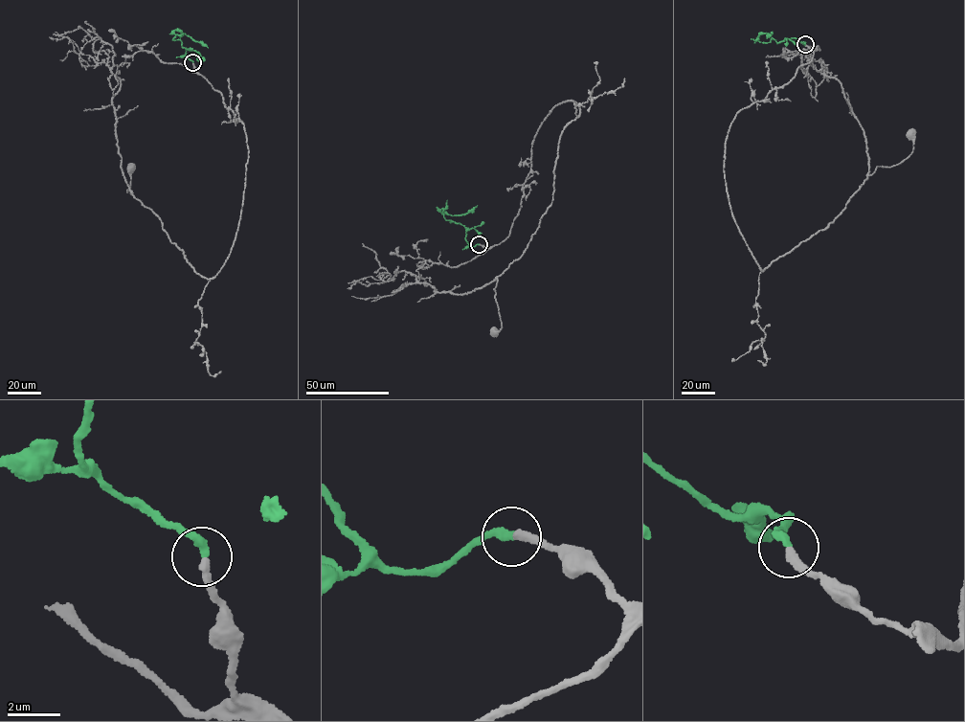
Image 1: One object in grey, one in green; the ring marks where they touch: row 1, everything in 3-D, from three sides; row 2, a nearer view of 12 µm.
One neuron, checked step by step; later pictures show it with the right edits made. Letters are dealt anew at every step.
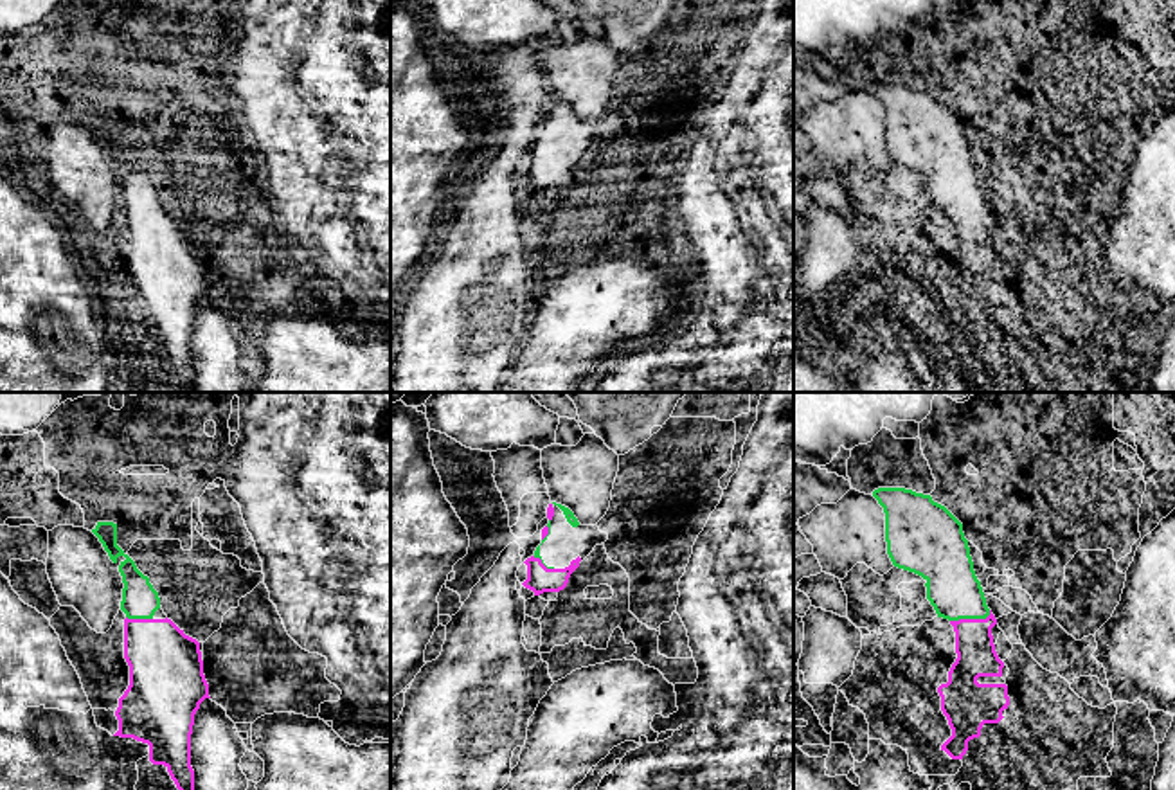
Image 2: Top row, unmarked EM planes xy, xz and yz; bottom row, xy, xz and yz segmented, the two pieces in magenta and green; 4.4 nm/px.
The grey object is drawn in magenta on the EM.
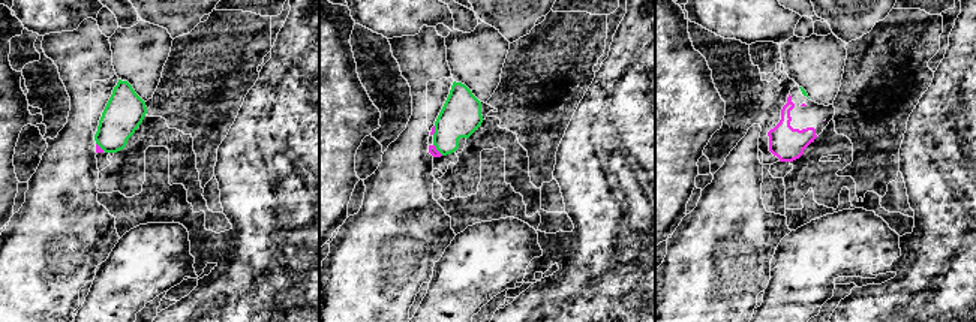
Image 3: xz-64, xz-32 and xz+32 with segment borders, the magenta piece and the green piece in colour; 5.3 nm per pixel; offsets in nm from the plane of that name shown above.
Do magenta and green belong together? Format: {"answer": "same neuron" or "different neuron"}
{"answer": "same neuron"}

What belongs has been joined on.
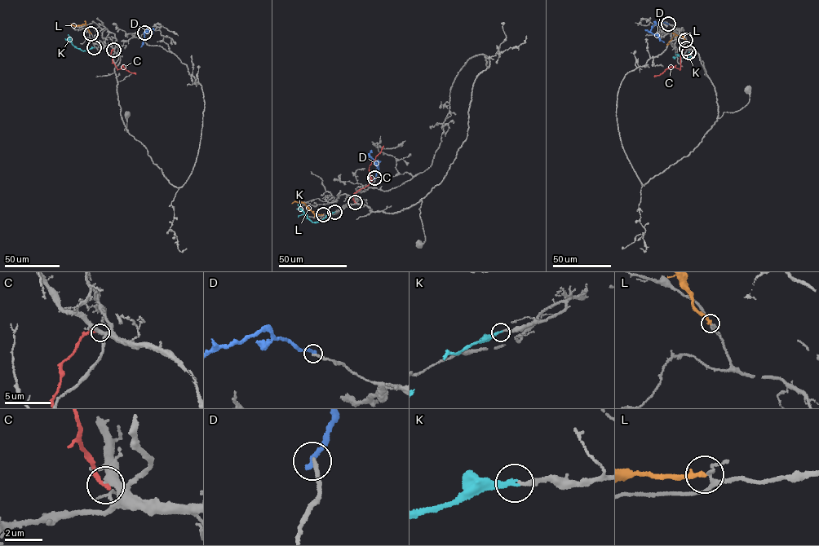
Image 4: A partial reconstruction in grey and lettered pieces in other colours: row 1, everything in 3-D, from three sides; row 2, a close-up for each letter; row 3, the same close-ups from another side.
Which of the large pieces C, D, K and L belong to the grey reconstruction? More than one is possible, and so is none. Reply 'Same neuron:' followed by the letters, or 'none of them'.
Same neuron: K

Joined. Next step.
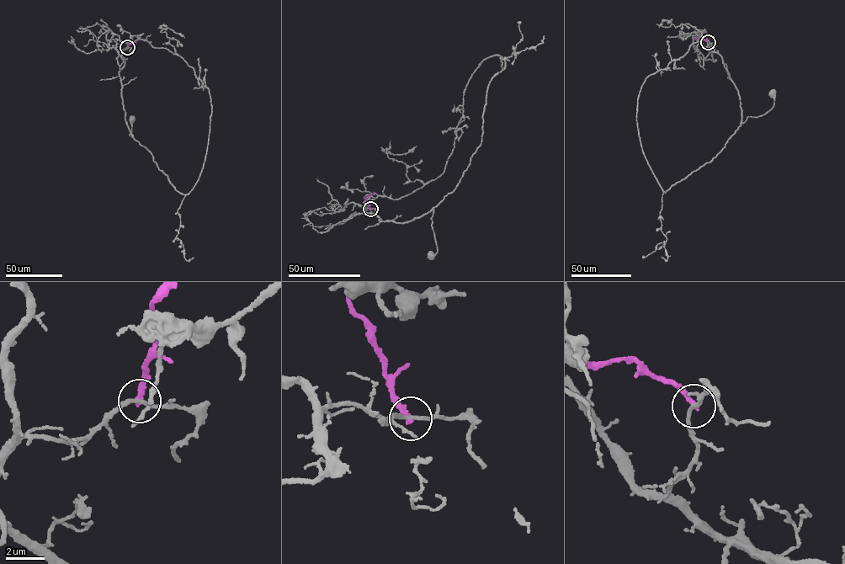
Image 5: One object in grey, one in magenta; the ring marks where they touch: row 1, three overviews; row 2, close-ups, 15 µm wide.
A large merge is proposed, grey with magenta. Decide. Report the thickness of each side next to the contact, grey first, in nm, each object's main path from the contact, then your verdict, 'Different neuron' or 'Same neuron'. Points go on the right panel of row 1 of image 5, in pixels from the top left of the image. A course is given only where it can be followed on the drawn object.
Thickness 180 nm (grey) against 280 nm. Course of grey: (708, 42), (706, 47), (720, 56), (737, 90), (741, 122), (748, 117), (762, 115), (771, 109), (773, 93). Course of magenta: (708, 42), (696, 39). Different neuron

